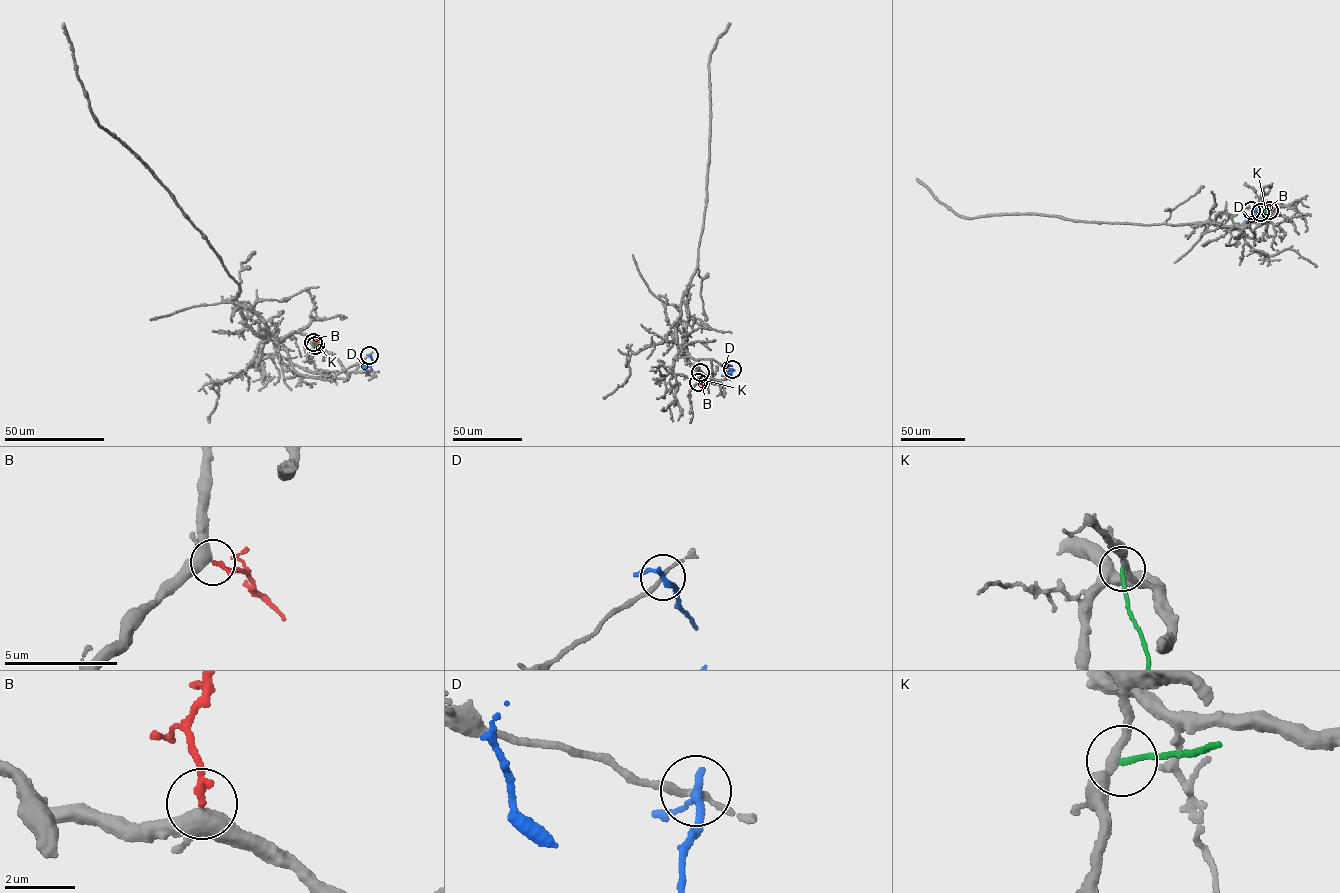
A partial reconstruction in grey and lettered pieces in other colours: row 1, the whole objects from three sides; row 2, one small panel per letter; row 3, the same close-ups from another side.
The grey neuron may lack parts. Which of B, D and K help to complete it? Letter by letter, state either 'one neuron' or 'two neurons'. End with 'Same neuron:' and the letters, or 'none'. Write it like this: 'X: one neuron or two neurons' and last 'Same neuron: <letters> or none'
B: one neuron
D: two neurons
K: two neurons
Same neuron: B

